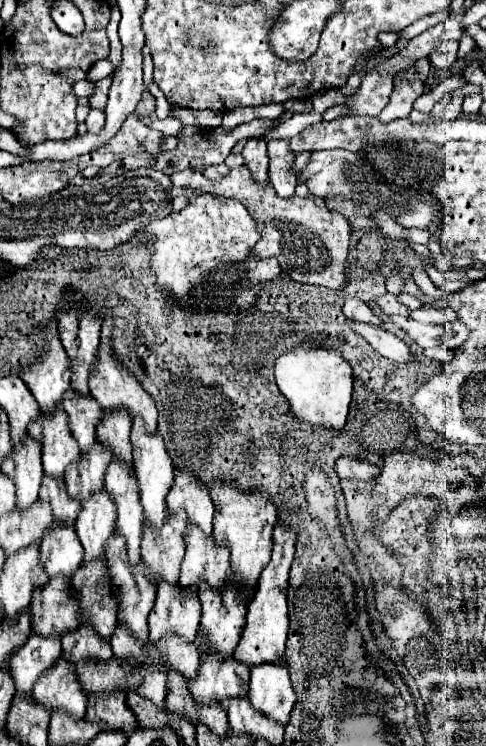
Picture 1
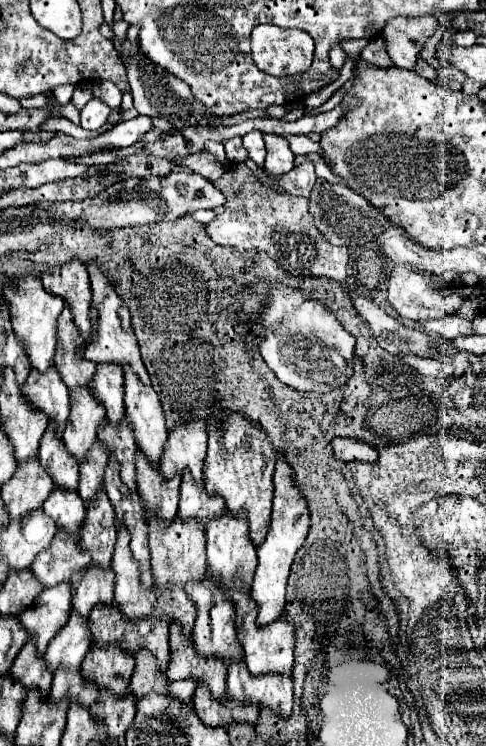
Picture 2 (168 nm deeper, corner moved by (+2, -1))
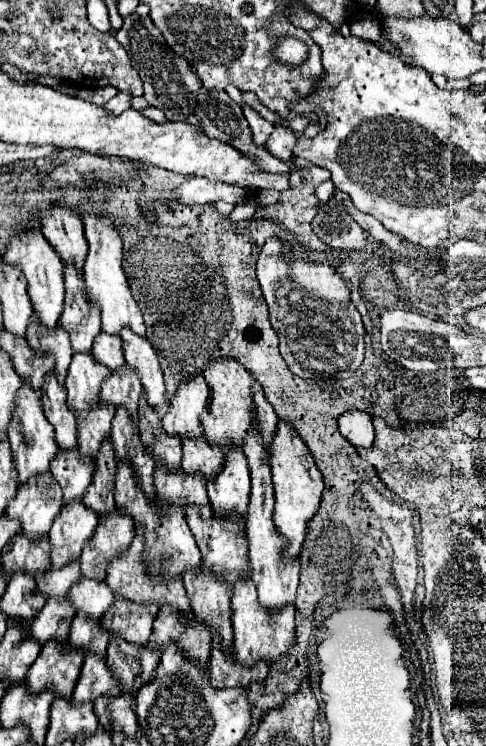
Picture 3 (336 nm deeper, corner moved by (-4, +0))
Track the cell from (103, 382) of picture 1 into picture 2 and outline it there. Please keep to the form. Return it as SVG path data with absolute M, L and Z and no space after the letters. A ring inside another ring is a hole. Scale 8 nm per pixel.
M93 261L87 263L87 271L89 271L89 279L91 279L91 291L93 291L91 313L89 313L89 317L93 321L93 329L91 329L89 345L85 349L85 357L95 361L95 363L117 363L117 365L129 363L133 367L133 371L137 371L137 375L145 383L149 383L147 369L145 369L141 355L139 355L137 337L135 337L133 327L131 327L131 313L129 313L125 301L115 293L111 281L105 277L105 273Z

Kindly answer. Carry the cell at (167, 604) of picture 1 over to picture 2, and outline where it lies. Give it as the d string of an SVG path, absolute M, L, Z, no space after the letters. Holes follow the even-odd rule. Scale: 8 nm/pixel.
M153 515L149 519L149 549L151 549L151 571L155 583L189 583L189 579L203 579L207 569L207 555L205 555L207 539L205 527L199 525L197 519L181 519L175 517L171 523L165 523L161 517Z

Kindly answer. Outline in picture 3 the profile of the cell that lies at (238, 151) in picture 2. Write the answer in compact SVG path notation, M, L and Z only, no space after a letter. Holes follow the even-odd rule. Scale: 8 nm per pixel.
M131 14L129 18L123 20L123 26L115 38L127 50L133 68L137 70L137 74L143 80L145 100L149 102L149 106L163 110L167 120L181 120L181 122L195 124L195 126L203 128L203 132L209 138L217 138L225 144L231 144L235 150L239 150L243 156L251 158L251 162L255 162L259 168L267 170L269 174L291 174L291 168L295 168L295 166L289 162L279 162L277 158L267 154L265 148L259 148L253 144L251 130L243 116L241 106L235 104L227 96L227 92L215 90L215 96L211 90L207 92L203 88L201 80L193 74L191 66L165 44L161 32L155 28L151 18L139 18L137 14Z

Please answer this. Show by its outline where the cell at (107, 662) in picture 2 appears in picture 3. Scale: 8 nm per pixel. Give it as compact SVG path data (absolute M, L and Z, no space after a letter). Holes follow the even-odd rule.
M115 600L107 614L103 614L101 628L109 632L109 636L125 638L131 644L145 646L149 642L157 606L149 604L135 604L129 600Z

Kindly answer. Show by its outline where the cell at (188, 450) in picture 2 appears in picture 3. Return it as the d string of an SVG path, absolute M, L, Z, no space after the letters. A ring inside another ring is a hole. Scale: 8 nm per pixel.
M197 376L193 380L187 380L179 386L175 398L169 404L169 410L163 416L163 430L169 436L177 436L181 440L185 438L201 438L201 414L207 408L207 384L205 378Z

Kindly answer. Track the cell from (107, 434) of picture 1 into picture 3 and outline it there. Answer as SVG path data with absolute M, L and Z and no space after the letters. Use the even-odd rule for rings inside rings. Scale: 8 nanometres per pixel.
M99 334L95 338L91 354L95 356L95 360L99 364L107 366L111 372L115 372L121 366L125 366L125 358L123 358L123 350L121 350L121 338Z

